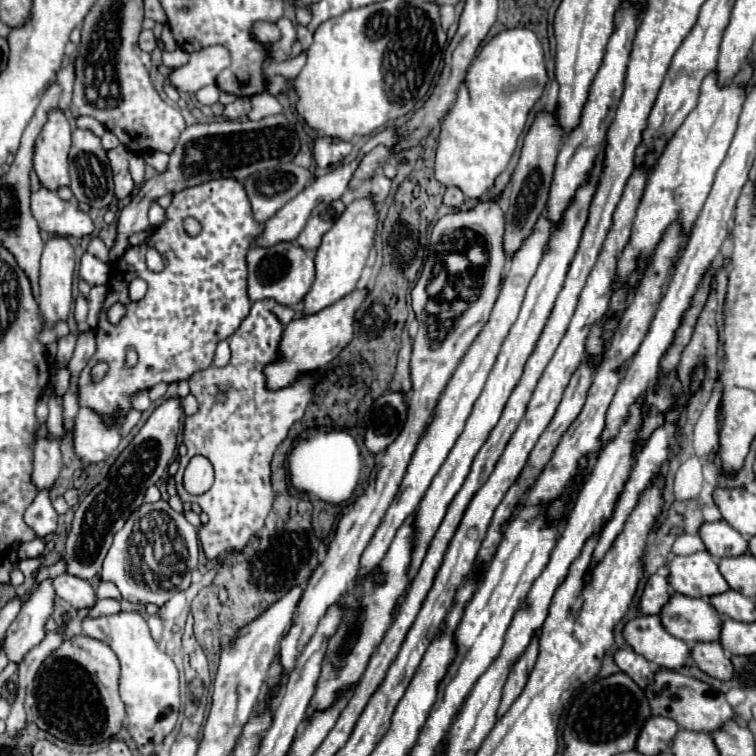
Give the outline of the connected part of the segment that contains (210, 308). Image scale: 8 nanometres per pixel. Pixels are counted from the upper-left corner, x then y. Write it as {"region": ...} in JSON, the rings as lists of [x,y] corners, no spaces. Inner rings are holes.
{"region":[[[229,177],[229,179],[213,179],[189,189],[183,189],[173,195],[171,205],[165,211],[165,221],[153,229],[147,243],[129,247],[117,261],[111,263],[109,273],[109,291],[107,299],[103,303],[103,309],[99,313],[99,325],[97,325],[97,351],[89,359],[89,365],[79,373],[77,379],[77,395],[79,405],[95,411],[107,427],[115,427],[121,417],[125,417],[133,405],[135,393],[149,391],[157,383],[177,383],[183,379],[189,379],[195,371],[207,369],[213,363],[213,353],[219,341],[233,335],[233,331],[241,325],[241,321],[249,315],[251,301],[247,297],[247,251],[251,245],[255,245],[257,237],[261,235],[263,225],[257,223],[253,217],[253,209],[249,205],[249,195],[245,193],[245,187],[241,181]],[[185,217],[195,217],[201,223],[199,235],[189,235],[183,227]],[[149,247],[155,247],[165,263],[165,269],[161,273],[153,273],[145,265],[145,253]],[[141,277],[147,281],[149,289],[141,301],[129,301],[129,283],[131,279]],[[123,301],[127,305],[127,315],[121,319],[119,325],[111,325],[107,321],[107,309],[115,303]],[[125,347],[135,347],[139,353],[139,363],[131,369],[123,367],[125,361]],[[97,361],[109,363],[109,373],[105,379],[91,383],[89,371]]]}

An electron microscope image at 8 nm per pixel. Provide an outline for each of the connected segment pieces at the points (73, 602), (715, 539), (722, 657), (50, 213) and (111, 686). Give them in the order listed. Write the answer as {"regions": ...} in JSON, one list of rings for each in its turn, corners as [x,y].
{"regions":[[[[63,573],[53,579],[53,587],[55,587],[55,593],[61,599],[65,599],[73,609],[85,609],[95,605],[95,591],[89,581]]],[[[723,519],[715,523],[703,523],[699,529],[699,537],[705,543],[705,549],[715,559],[737,557],[747,551],[747,539]]],[[[717,641],[695,643],[691,647],[691,659],[701,671],[715,679],[731,679],[733,675],[733,665]]],[[[45,187],[31,195],[31,211],[39,221],[39,227],[51,235],[85,237],[95,229],[93,221],[79,209],[77,201],[63,201]]],[[[87,635],[65,639],[41,665],[35,679],[35,705],[31,719],[53,737],[91,745],[117,735],[123,725],[125,705],[119,697],[119,661],[109,645]]]]}

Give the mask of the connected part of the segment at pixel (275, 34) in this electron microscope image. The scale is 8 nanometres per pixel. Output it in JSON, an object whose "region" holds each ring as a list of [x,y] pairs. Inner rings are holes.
{"region":[[[267,22],[255,23],[253,26],[253,35],[261,43],[275,43],[281,37],[281,33],[276,29],[276,24]]]}

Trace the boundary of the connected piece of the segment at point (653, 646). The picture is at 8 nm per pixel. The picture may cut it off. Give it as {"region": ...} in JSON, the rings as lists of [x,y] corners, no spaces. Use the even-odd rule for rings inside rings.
{"region":[[[637,615],[627,621],[623,637],[635,653],[641,653],[647,661],[659,667],[679,669],[689,659],[687,643],[669,635],[661,625],[659,615]]]}

